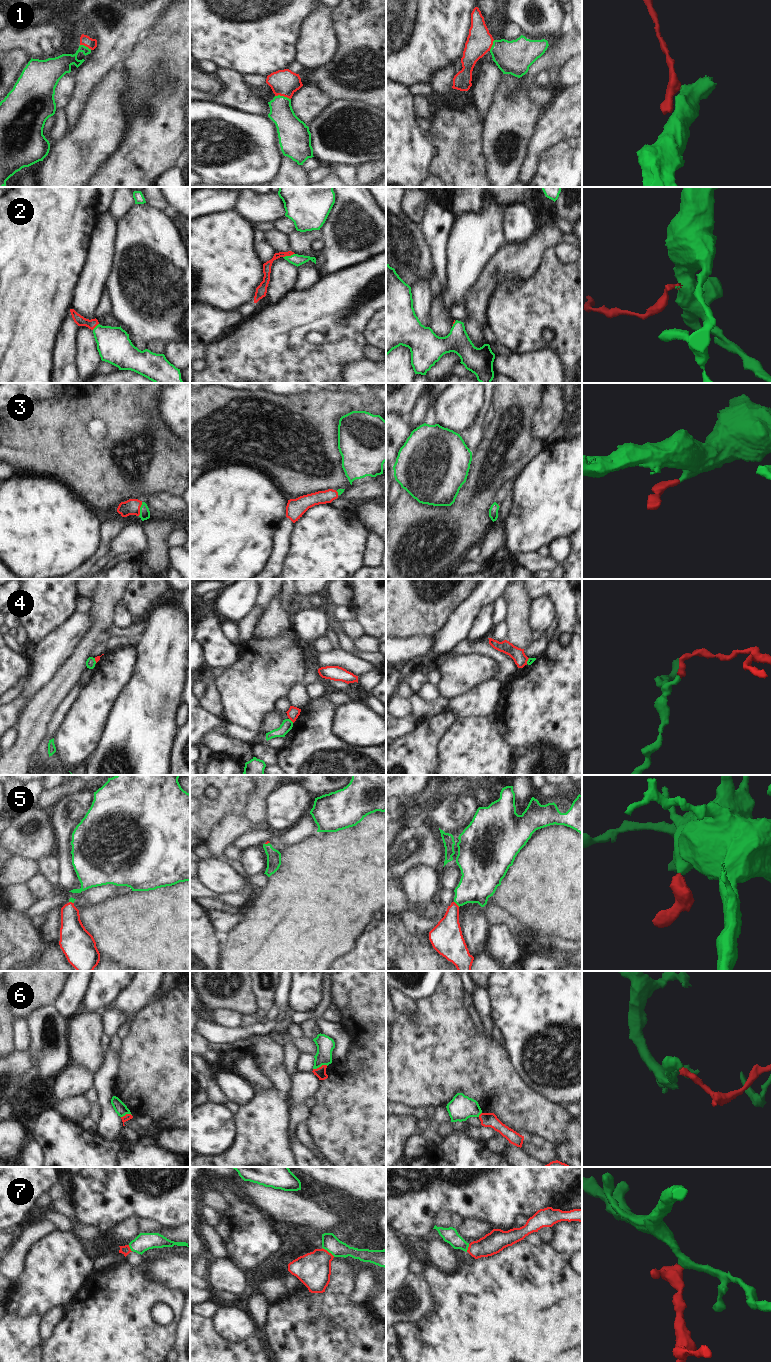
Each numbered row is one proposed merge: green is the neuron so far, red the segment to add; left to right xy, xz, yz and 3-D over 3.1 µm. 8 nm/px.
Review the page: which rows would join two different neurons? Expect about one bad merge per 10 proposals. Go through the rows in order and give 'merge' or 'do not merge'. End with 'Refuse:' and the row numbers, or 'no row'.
1: merge
2: merge
3: merge
4: do not merge
5: merge
6: merge
7: merge
Refuse: 4

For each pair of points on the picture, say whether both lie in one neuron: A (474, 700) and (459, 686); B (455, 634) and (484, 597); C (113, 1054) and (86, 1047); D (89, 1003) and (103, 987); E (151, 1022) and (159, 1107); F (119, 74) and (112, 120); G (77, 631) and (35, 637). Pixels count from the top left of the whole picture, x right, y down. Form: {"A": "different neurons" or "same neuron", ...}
{"A": "different neurons", "B": "same neuron", "C": "different neurons", "D": "same neuron", "E": "same neuron", "F": "same neuron", "G": "different neurons"}

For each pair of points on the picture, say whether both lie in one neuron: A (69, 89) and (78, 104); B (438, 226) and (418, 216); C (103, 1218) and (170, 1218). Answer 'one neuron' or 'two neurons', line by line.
A: two neurons
B: two neurons
C: one neuron

